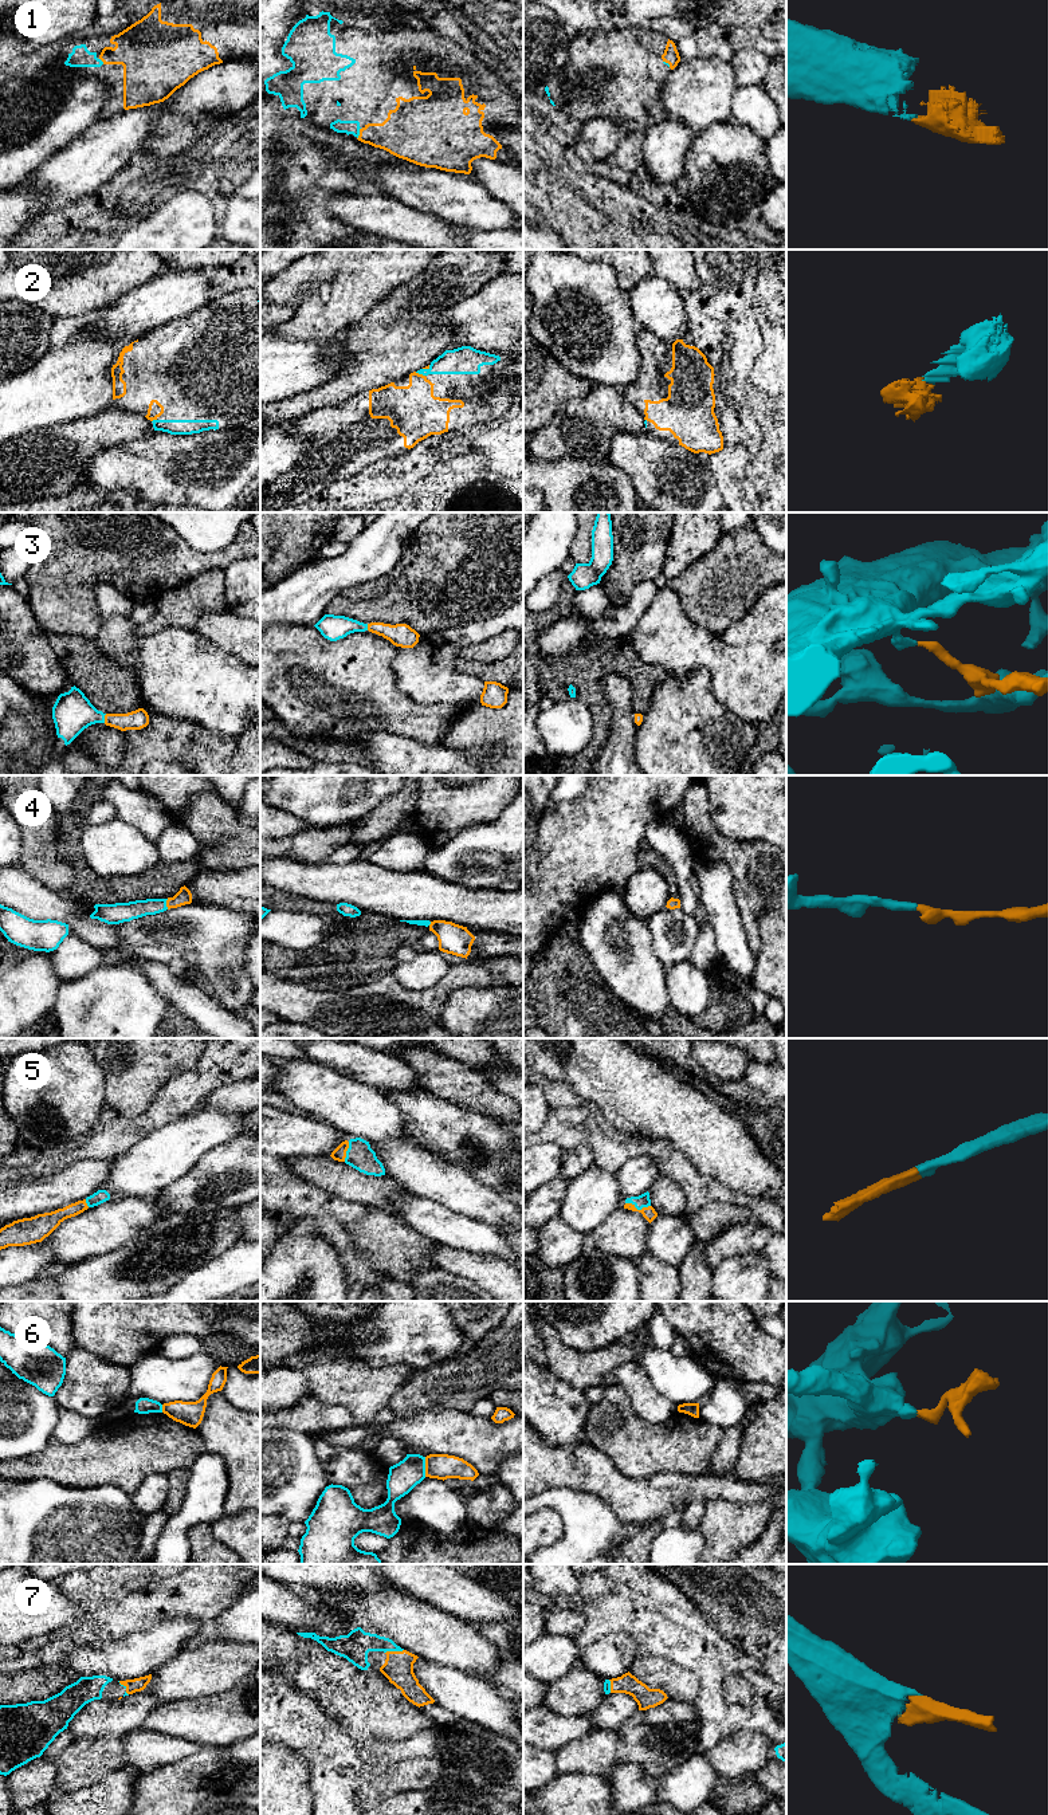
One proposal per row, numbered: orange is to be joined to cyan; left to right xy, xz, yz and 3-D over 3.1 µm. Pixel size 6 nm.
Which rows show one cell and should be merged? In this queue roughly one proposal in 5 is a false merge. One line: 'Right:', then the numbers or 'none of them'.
Right: 1, 2, 3, 4, 5, 7

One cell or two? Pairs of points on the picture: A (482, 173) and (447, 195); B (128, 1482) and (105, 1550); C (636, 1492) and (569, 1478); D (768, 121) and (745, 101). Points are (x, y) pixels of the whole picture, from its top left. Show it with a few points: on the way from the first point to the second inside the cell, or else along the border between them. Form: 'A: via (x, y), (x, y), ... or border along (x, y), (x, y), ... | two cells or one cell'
A: border along (467, 175), (498, 199) | two cells
B: border along (94, 1485), (116, 1485), (129, 1495) | two cells
C: via (620, 1492), (601, 1478), (585, 1478) | one cell
D: via (762, 116), (750, 105) | one cell

